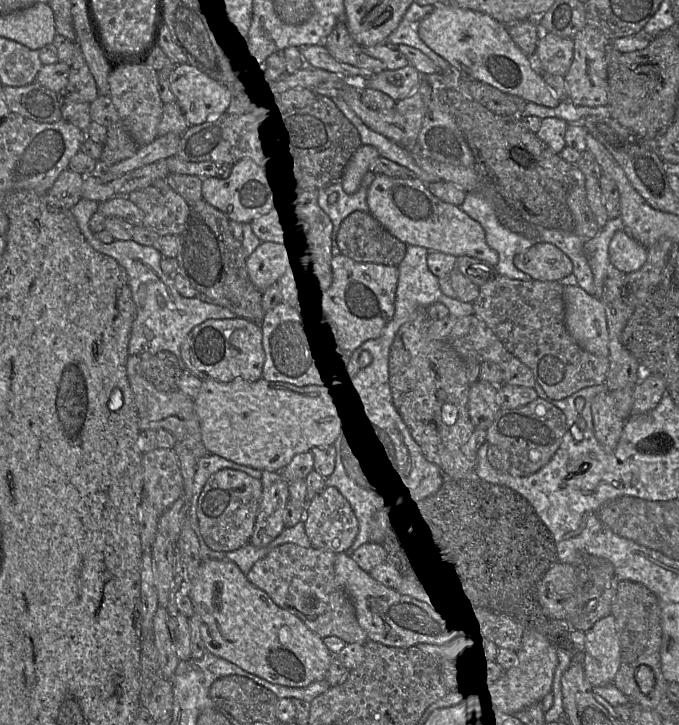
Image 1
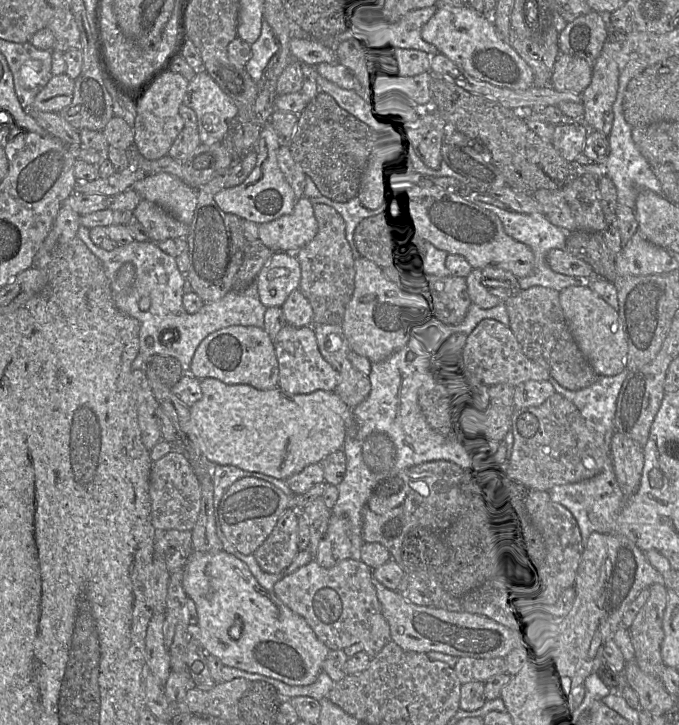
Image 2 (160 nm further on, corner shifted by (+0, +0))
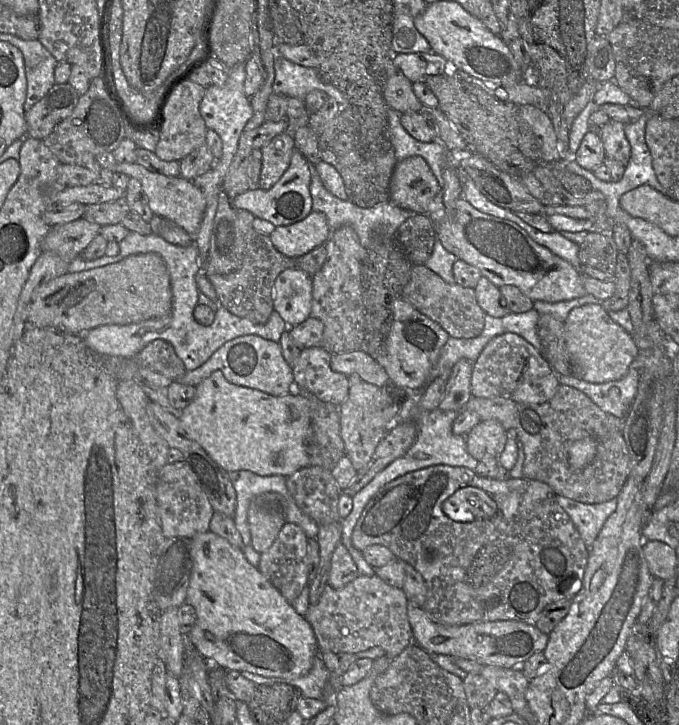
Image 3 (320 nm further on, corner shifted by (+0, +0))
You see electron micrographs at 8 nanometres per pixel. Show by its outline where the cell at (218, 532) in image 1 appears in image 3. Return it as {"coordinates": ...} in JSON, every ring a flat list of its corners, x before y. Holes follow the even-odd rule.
{"coordinates":[[276,492,256,496,250,503,248,525,249,545,259,553,266,551,276,539,285,522,285,500]]}

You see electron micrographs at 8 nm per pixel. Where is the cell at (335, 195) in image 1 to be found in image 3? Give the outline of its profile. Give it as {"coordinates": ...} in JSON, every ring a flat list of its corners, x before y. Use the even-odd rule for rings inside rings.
{"coordinates":[[310,163,310,193,312,198,312,211,322,213,327,220,331,231,348,225,357,233,361,245,368,249,379,240,395,240,396,231,399,226,415,212,402,209,392,202,383,202,371,208,359,208,349,200,342,200,330,193,321,182,314,164]]}

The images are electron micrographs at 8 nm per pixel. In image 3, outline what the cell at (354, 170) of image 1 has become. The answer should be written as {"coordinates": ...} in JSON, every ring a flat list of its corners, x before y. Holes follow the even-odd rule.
{"coordinates":[[411,156,397,162,390,181,390,202,428,215,441,207,441,198,442,188,423,158]]}

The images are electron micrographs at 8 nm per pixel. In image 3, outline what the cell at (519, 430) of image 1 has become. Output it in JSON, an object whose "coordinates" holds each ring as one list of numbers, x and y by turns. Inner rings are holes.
{"coordinates":[[560,385,555,395,543,404,517,404,514,427,524,450,523,478,538,480,549,485,555,495,561,495,585,504,598,504,617,498,627,479,631,476,631,463,621,430,623,419,602,411,584,393],[593,438,597,442,594,459,583,469,574,469,568,461,568,450,575,441]]}

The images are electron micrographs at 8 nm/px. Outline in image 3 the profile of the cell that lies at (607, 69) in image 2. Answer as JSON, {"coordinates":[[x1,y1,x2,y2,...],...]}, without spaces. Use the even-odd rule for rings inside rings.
{"coordinates":[[610,119,599,127,597,132,603,143,606,157,626,166,630,160,631,147,624,133,624,124]]}

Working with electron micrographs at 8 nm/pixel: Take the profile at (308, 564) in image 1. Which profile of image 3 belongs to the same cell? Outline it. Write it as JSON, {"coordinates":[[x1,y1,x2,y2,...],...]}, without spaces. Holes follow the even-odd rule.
{"coordinates":[[359,574,340,589,327,585,318,603,310,605,304,617,313,629,319,651,356,654,380,647,386,657,393,659,414,643,407,605,403,589,390,586,376,575]]}

